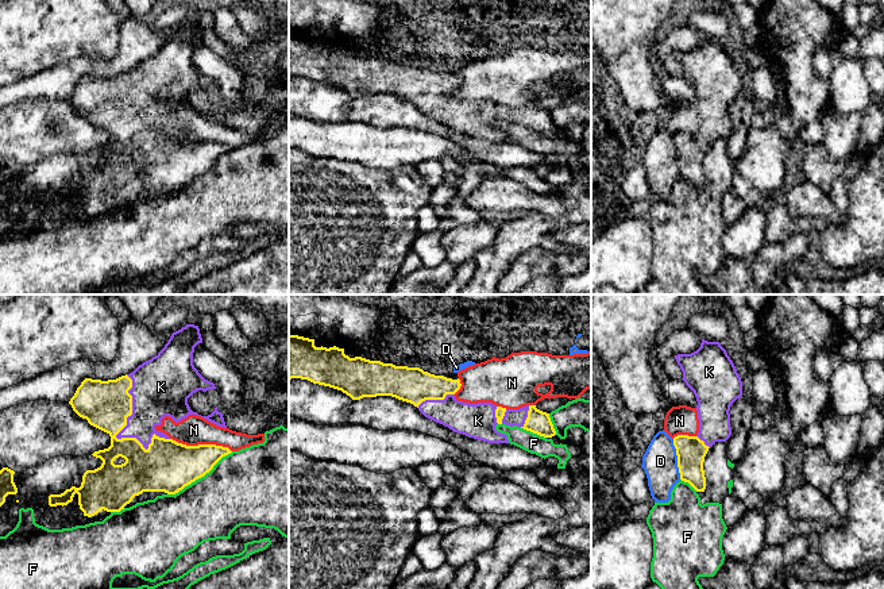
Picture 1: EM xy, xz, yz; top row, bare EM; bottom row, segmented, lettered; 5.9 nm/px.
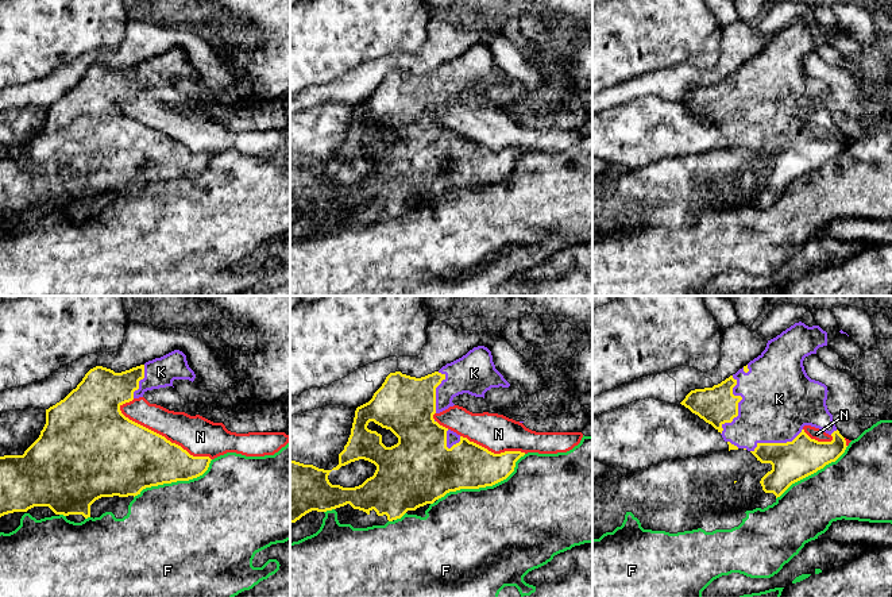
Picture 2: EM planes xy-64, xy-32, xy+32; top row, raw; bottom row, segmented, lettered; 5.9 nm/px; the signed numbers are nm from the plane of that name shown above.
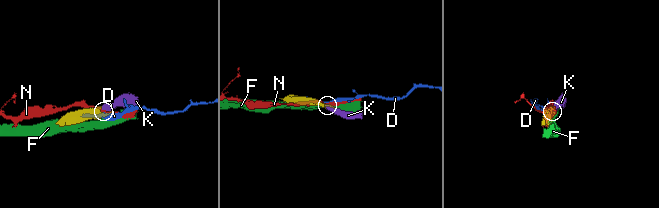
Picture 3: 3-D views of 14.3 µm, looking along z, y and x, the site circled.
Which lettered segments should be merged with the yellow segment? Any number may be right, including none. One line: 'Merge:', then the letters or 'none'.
Merge: K

